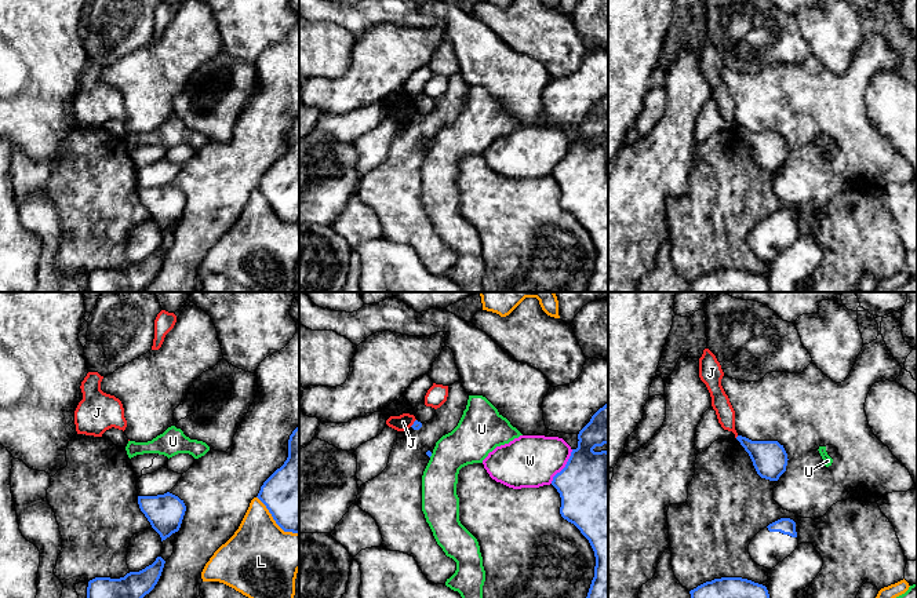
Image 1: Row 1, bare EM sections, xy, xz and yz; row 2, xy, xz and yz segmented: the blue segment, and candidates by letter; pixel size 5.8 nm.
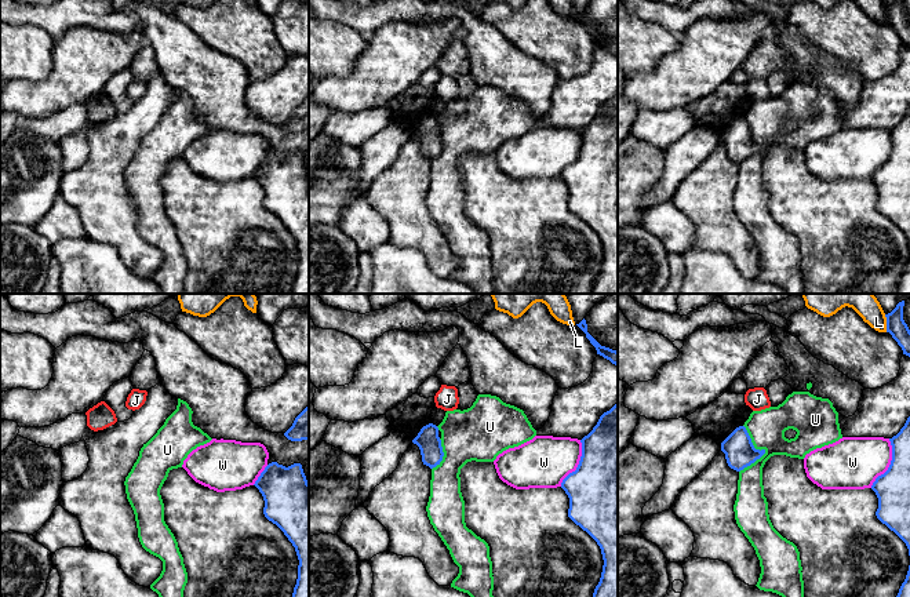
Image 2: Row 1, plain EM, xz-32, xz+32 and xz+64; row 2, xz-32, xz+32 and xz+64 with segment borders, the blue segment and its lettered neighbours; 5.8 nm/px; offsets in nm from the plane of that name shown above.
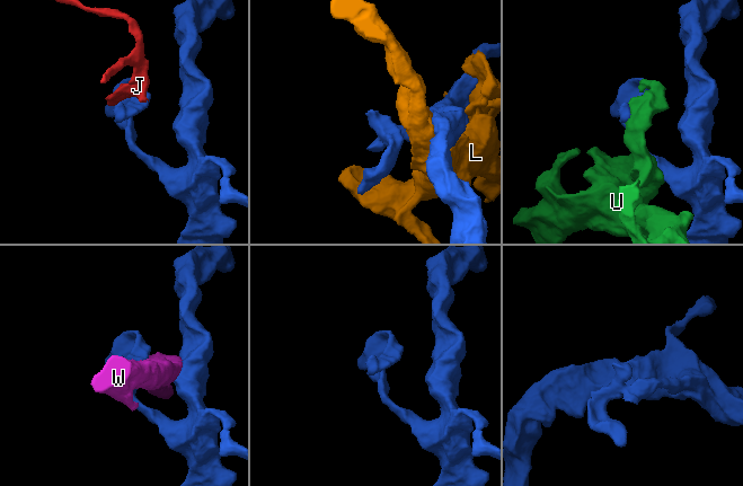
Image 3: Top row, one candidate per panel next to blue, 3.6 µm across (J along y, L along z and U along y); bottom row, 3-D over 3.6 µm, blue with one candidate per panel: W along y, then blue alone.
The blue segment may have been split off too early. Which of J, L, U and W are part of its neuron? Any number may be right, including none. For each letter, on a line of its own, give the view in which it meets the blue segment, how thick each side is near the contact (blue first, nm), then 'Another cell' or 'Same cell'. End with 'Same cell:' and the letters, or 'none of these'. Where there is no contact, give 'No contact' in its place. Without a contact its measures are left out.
J: Touches blue in xz. Thickness 50 nm (blue) against 90 nm. Another cell
L: Touches blue in xy. Thickness 400 nm (blue) against 440 nm. Another cell
U: Touches blue in xz. Thickness 30 nm (blue) against 240 nm. Another cell
W: Touches blue in xz. Thickness 460 nm (blue) against 300 nm. Another cell
Same cell: none of these

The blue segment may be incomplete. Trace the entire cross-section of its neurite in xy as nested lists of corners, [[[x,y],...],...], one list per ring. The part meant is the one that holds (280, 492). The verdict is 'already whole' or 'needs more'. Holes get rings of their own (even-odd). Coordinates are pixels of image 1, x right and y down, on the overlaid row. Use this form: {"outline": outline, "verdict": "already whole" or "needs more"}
{"outline": [[[299,427],[288,440],[288,457],[256,496],[284,532],[299,533]]], "verdict": "already whole"}

